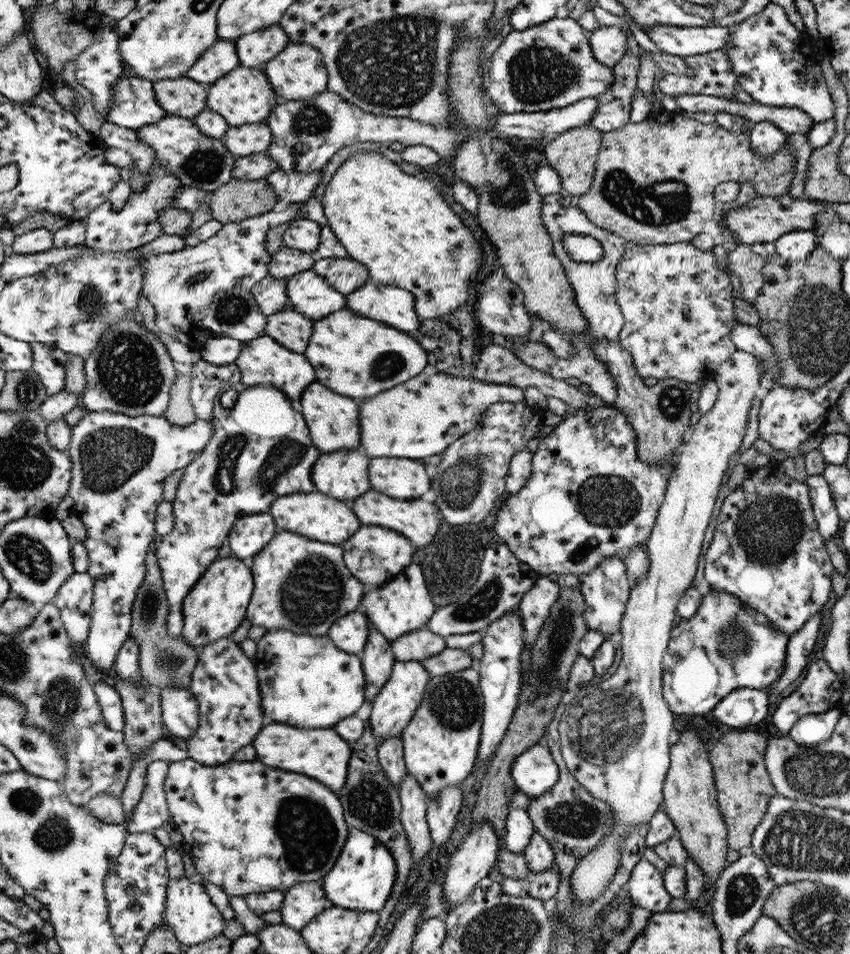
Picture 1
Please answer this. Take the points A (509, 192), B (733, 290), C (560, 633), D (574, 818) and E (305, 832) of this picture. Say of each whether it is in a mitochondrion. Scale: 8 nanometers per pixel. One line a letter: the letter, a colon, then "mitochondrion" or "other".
A: mitochondrion
B: other
C: mitochondrion
D: mitochondrion
E: mitochondrion

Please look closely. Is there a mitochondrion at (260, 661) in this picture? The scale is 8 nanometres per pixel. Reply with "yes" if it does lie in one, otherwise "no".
no

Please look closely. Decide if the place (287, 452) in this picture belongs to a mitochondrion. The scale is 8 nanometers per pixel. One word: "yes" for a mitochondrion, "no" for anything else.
yes

